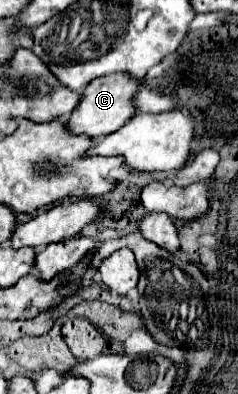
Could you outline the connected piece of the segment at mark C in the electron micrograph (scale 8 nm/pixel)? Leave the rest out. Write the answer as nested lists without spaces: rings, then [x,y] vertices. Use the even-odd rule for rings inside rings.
[[[112,74],[112,76],[92,80],[84,88],[84,92],[80,94],[80,102],[78,102],[76,110],[72,110],[72,114],[70,114],[68,122],[66,122],[66,128],[70,130],[70,134],[76,134],[76,136],[86,134],[92,140],[116,132],[134,114],[132,96],[138,90],[138,86],[140,86],[140,82],[130,78],[128,74]]]

